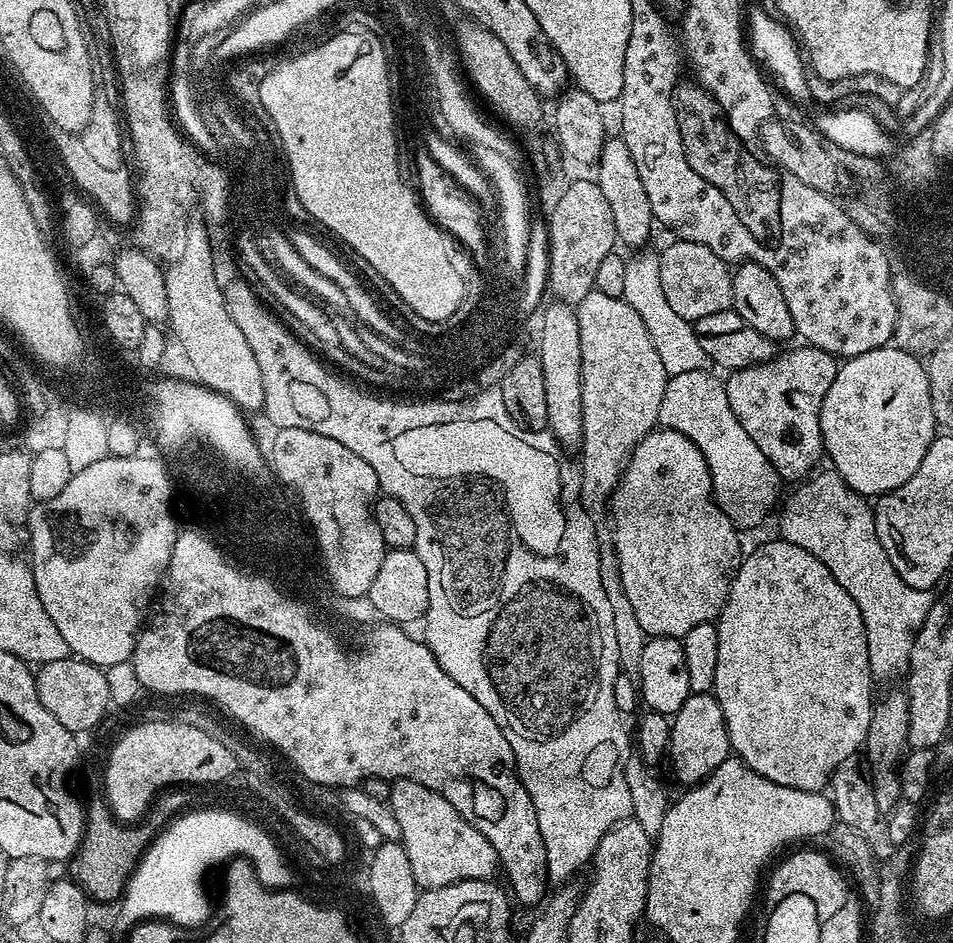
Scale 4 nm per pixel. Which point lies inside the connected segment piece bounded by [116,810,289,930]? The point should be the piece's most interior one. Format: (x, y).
(168, 883)

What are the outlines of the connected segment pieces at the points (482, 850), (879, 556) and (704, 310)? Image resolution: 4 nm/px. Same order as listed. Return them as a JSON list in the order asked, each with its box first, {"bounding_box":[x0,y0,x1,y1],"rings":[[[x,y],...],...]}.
[{"bounding_box":[387,780,498,890],"rings":[[[413,780],[391,781],[387,804],[398,818],[399,843],[404,845],[414,870],[416,887],[420,890],[441,888],[463,880],[492,880],[498,872],[494,846],[442,794]]]},{"bounding_box":[779,470,933,677],"rings":[[[835,470],[815,473],[803,481],[786,500],[780,511],[779,537],[792,545],[801,546],[810,554],[814,554],[827,567],[839,585],[849,592],[862,614],[862,622],[866,630],[868,643],[868,666],[872,669],[873,677],[888,676],[905,667],[908,655],[914,646],[914,638],[931,610],[933,597],[928,592],[920,592],[917,588],[906,586],[902,578],[894,570],[894,566],[884,555],[882,546],[876,537],[876,527],[873,524],[873,509],[869,501],[860,493],[853,491]]]},{"bounding_box":[659,238,733,322],"rings":[[[679,238],[673,241],[665,252],[659,253],[662,290],[673,310],[693,322],[706,318],[706,314],[729,311],[732,307],[733,269],[725,260],[718,258],[710,246]]]}]

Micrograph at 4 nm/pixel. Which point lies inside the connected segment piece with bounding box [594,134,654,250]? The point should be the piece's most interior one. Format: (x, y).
(617, 177)

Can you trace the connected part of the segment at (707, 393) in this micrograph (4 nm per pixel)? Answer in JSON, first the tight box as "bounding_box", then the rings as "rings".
{"bounding_box":[658,368,782,530],"rings":[[[699,368],[679,376],[678,384],[680,388],[669,386],[664,392],[662,406],[658,406],[659,427],[682,434],[702,453],[712,479],[712,495],[716,497],[716,505],[724,511],[726,518],[730,518],[734,527],[737,530],[758,527],[767,518],[768,511],[777,507],[776,495],[780,492],[780,484],[782,485],[781,477],[776,475],[766,454],[758,450],[754,438],[750,438],[750,434],[742,430],[742,422],[738,422],[734,410],[730,410],[730,398],[726,398],[724,380],[721,377],[711,376],[708,370]]]}

